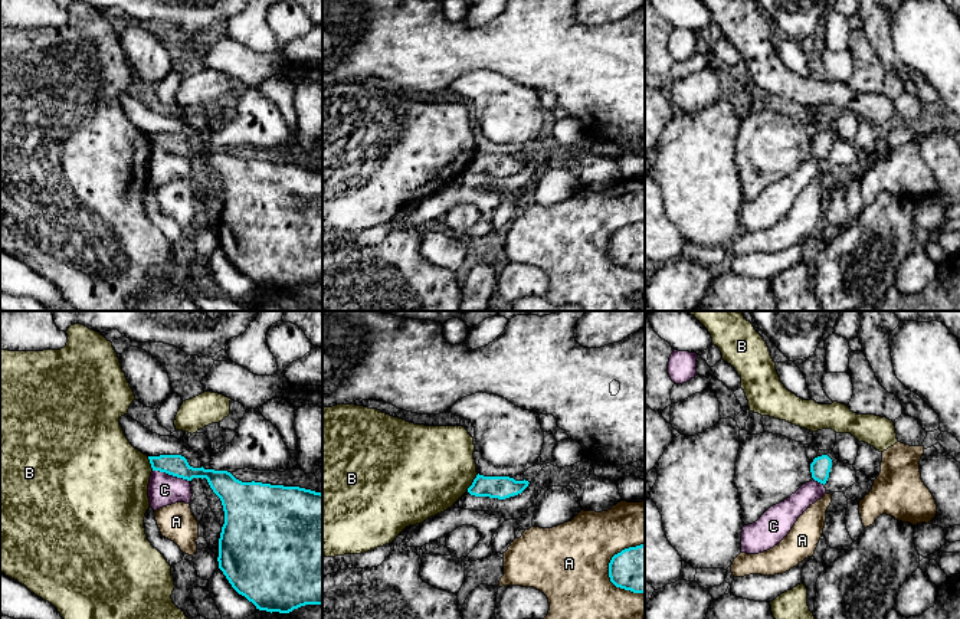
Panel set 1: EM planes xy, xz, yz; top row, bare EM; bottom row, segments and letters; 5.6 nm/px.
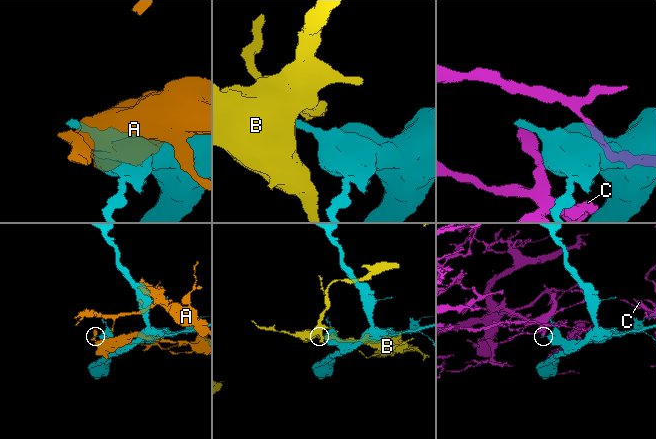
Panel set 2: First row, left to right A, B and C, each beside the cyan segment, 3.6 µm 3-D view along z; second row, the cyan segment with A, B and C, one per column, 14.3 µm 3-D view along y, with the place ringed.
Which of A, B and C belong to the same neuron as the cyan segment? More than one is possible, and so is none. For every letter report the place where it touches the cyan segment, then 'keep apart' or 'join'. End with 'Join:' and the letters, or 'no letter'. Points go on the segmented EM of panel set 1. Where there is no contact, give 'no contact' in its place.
A: xz (612, 557) | keep apart
B: xz (472, 482) | keep apart
C: xy (171, 474) | keep apart
Join: no letter

